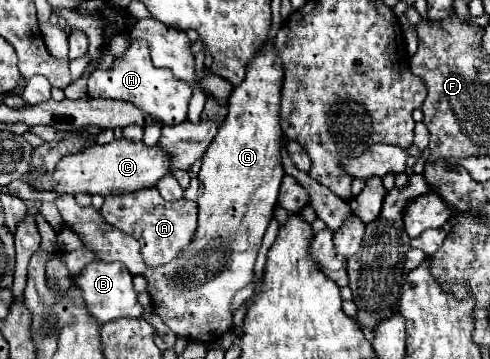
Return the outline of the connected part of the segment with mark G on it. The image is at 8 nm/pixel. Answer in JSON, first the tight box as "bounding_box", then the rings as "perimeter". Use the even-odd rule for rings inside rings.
{"bounding_box":[56,37,284,343],"perimeter":[[[268,37],[248,63],[246,79],[234,87],[228,99],[228,115],[204,153],[198,173],[198,229],[192,243],[172,263],[148,267],[138,241],[108,225],[98,209],[92,205],[80,207],[72,195],[56,199],[62,219],[72,225],[88,249],[102,261],[120,261],[132,275],[140,273],[148,279],[148,293],[156,305],[156,315],[160,315],[164,325],[177,336],[195,339],[189,342],[210,343],[230,331],[232,299],[254,281],[256,255],[272,219],[284,177],[280,155],[284,141],[280,125],[282,83],[284,67],[274,47],[274,39]]]}

